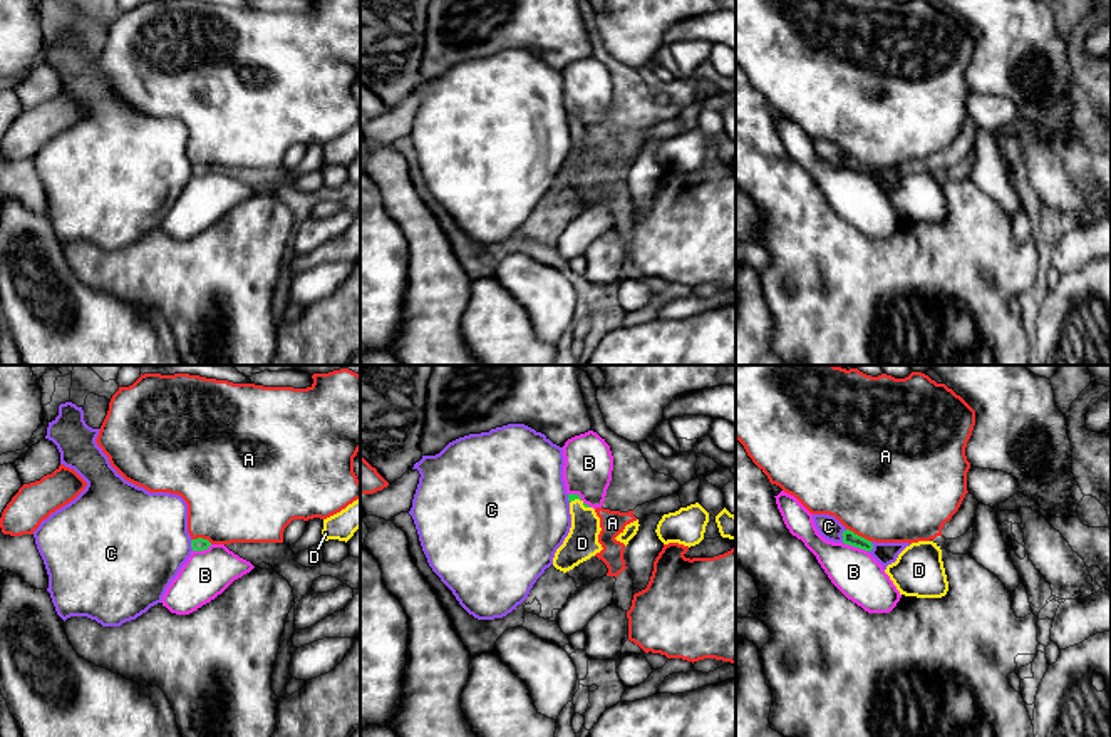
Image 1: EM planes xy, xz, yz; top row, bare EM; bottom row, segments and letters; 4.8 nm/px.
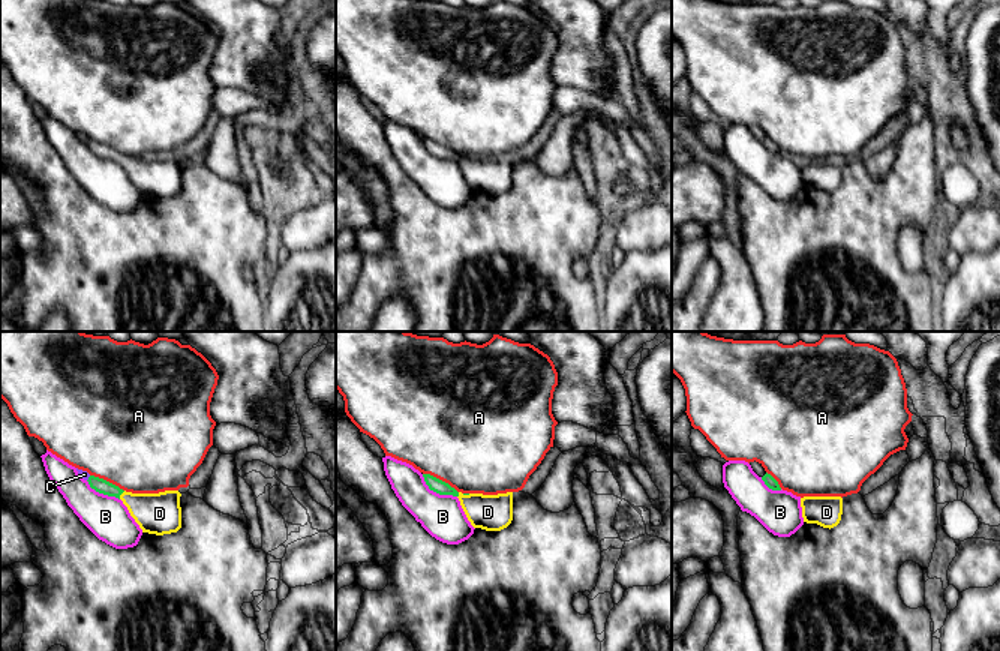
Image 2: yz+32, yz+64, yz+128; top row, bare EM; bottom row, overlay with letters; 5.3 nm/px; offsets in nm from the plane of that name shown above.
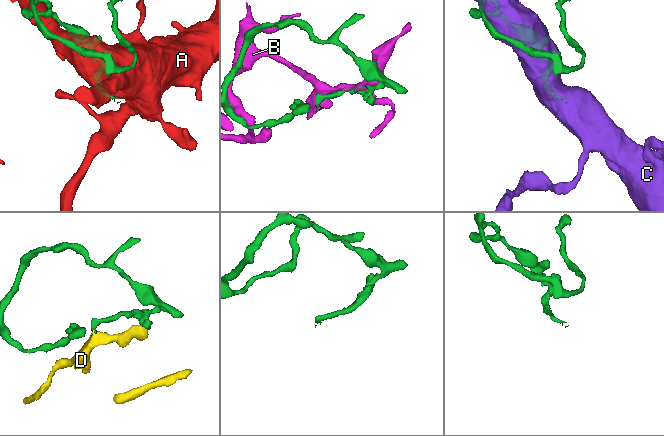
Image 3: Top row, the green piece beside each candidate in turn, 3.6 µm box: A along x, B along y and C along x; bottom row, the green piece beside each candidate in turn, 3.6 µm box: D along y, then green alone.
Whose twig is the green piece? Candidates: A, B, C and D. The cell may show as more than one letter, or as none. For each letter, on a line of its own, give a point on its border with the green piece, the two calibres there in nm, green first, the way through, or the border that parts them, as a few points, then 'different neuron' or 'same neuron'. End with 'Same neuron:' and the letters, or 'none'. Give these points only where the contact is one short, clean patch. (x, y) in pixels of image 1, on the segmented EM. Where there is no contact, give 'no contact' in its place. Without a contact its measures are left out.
A: meets green in yz at (857, 535); 70 nm thick on the green side, 500 nm on the other; different neuron
B: meets green in yz at (857, 546); 70 nm thick on the green side, 220 nm on the other; different neuron
C: meets green in yz at (842, 535); 70 nm thick on the green side, 110 nm on the other; different neuron
D: meets green in xz at (580, 499); 30 nm thick on the green side, 160 nm on the other; runs through xz (570, 496), (580, 499), (582, 543); same neuron
Same neuron: D

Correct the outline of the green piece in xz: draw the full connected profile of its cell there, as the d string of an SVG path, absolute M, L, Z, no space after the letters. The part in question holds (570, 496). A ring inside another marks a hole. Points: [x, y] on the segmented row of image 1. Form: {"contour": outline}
{"contour": "M568 494L568 501L571 528L553 558L553 566L563 573L573 570L603 549L598 543L602 528L595 509L585 504L578 494Z"}

